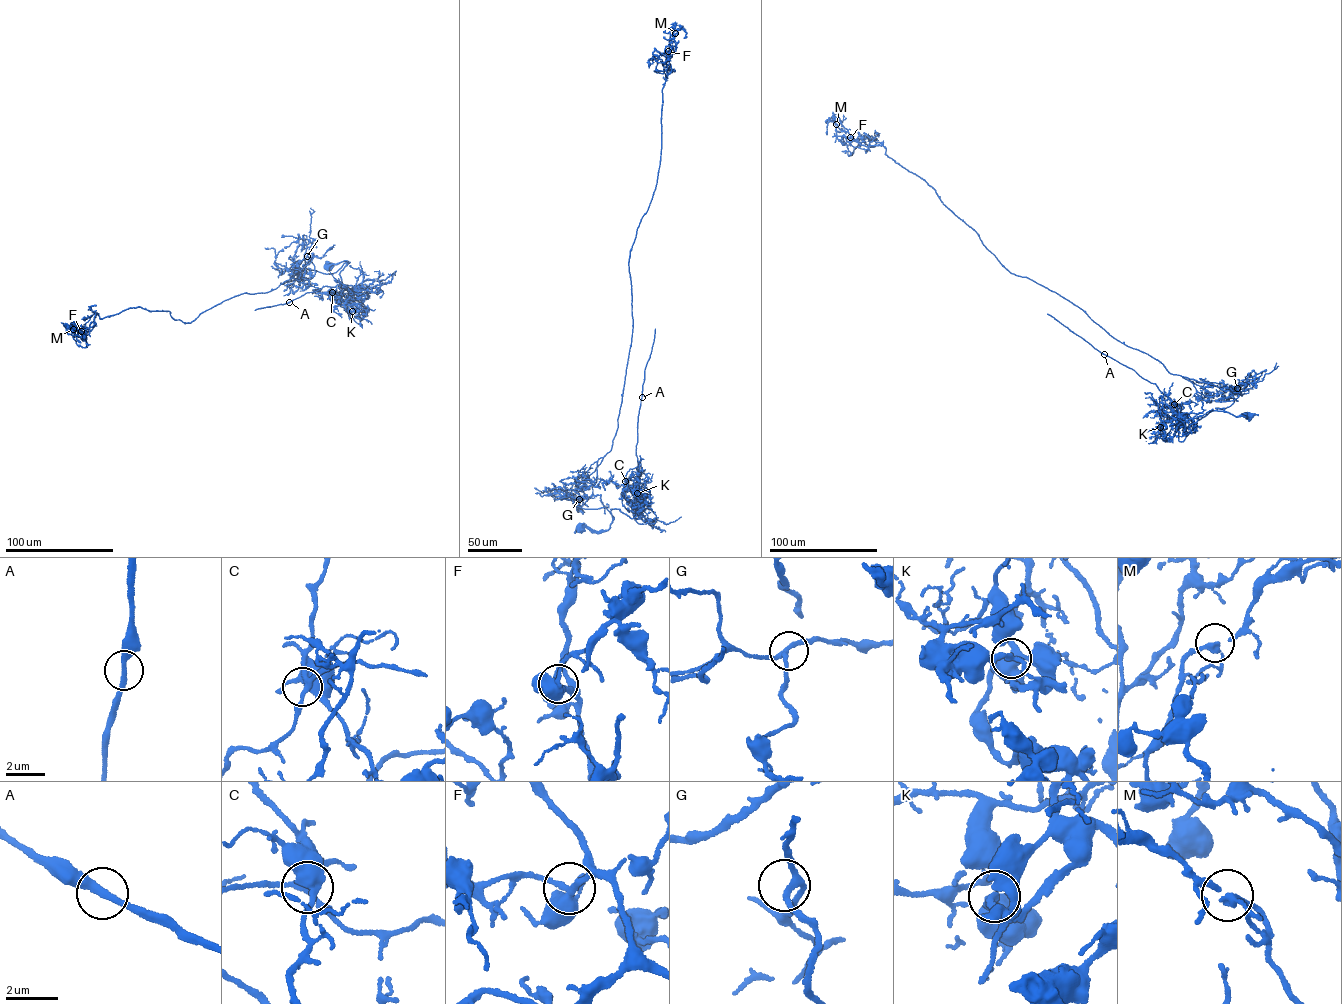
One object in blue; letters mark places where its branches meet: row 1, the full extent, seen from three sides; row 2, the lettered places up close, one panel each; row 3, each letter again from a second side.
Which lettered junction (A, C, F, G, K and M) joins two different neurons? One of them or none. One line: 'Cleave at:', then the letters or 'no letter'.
Cleave at: no letter

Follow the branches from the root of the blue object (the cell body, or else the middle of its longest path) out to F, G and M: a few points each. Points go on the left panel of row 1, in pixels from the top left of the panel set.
F: (329, 267), (349, 262), (327, 274), (293, 266), (299, 281), (190, 323), (138, 307), (96, 313), (81, 331)
G: (329, 267), (344, 261), (349, 262), (327, 274), (298, 267), (307, 256)
M: (329, 267), (349, 262), (327, 274), (293, 266), (299, 281), (234, 296), (190, 323), (138, 307), (73, 328)

